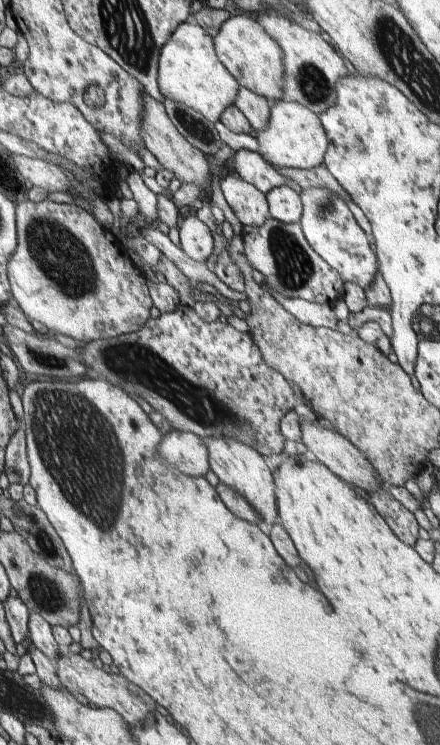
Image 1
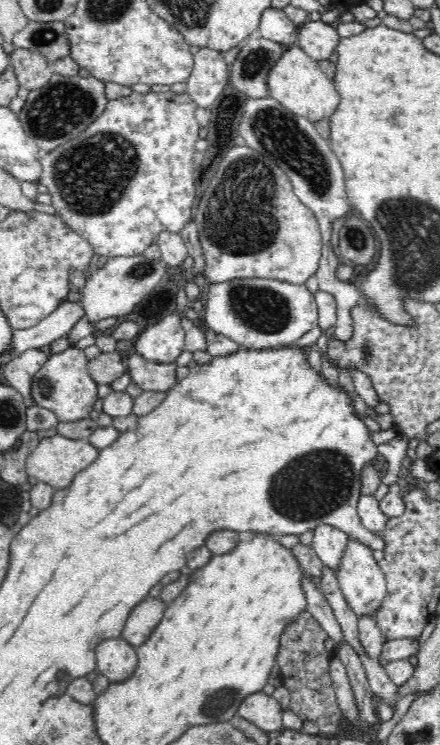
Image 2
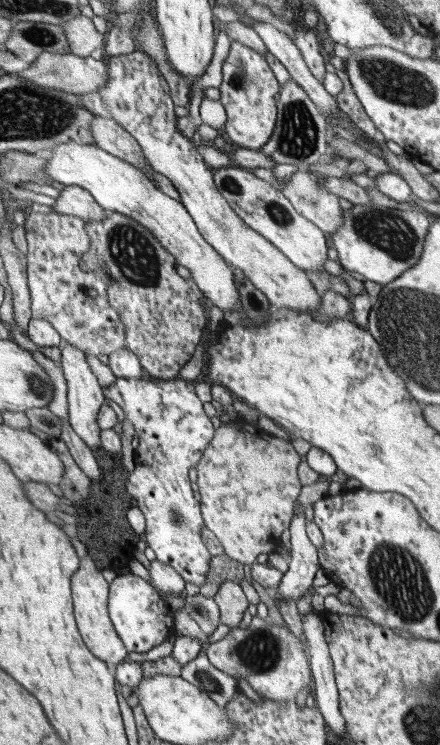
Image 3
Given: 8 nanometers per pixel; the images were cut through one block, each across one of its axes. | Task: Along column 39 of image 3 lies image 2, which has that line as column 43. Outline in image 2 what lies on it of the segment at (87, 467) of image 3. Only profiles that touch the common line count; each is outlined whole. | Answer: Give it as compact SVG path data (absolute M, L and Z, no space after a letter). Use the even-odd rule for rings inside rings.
M28 349L3 365L2 376L5 376L6 382L22 394L28 406L34 405L30 384L35 380L38 368L42 368L47 357L40 349Z

